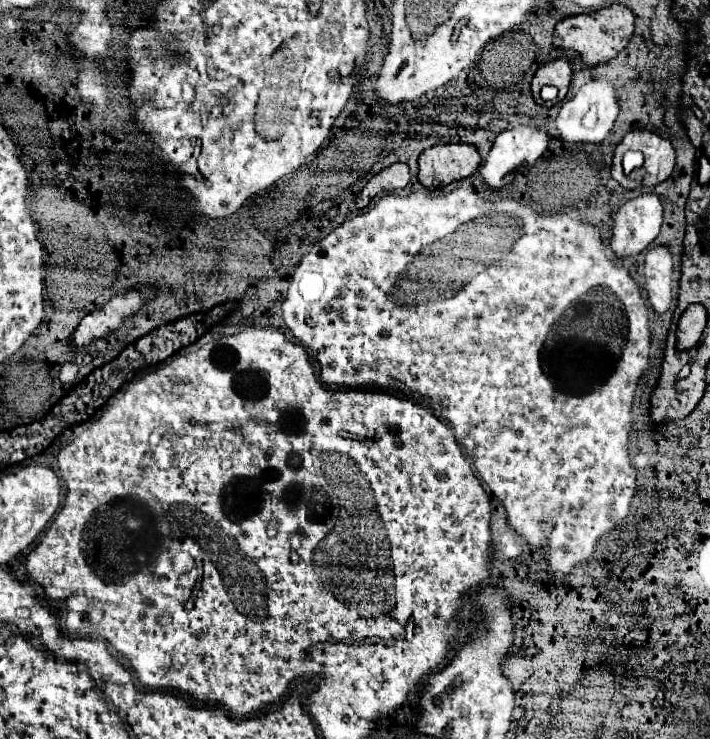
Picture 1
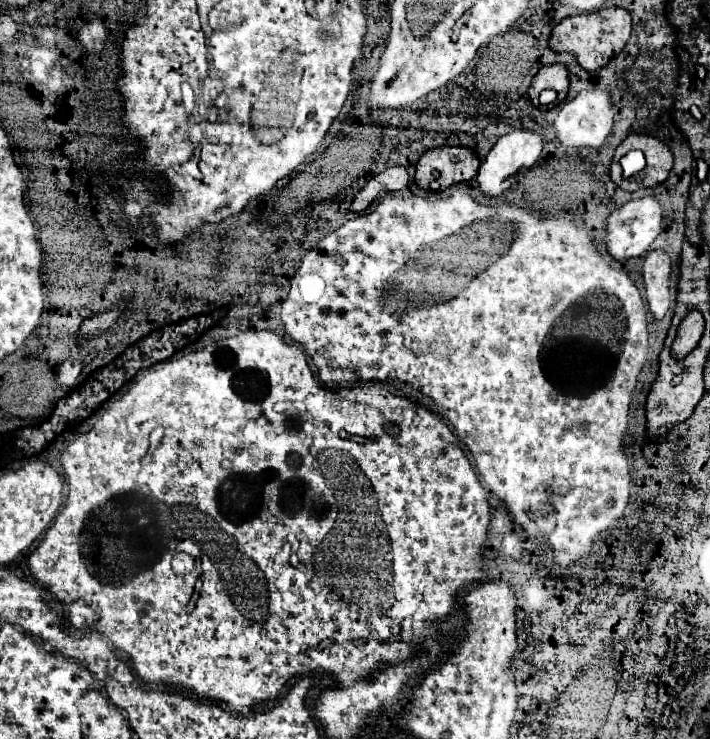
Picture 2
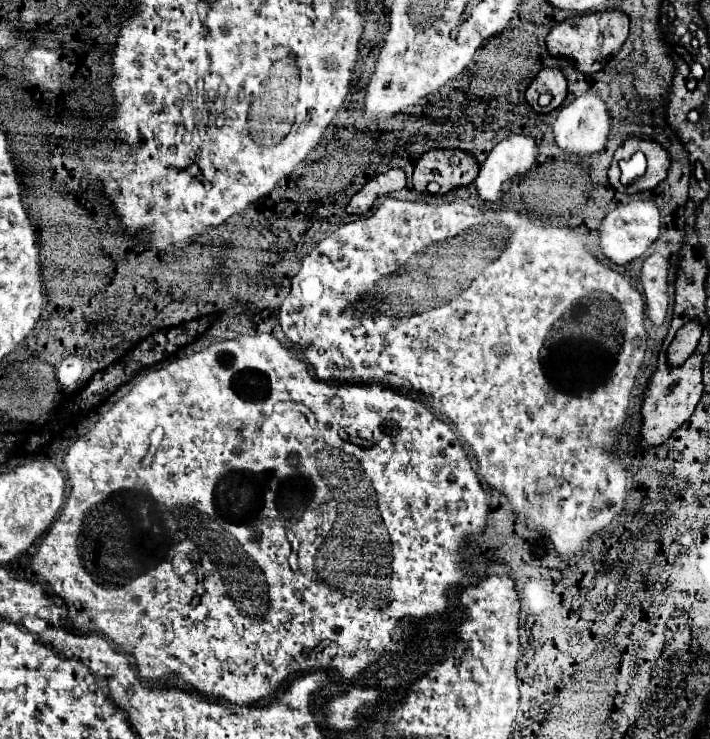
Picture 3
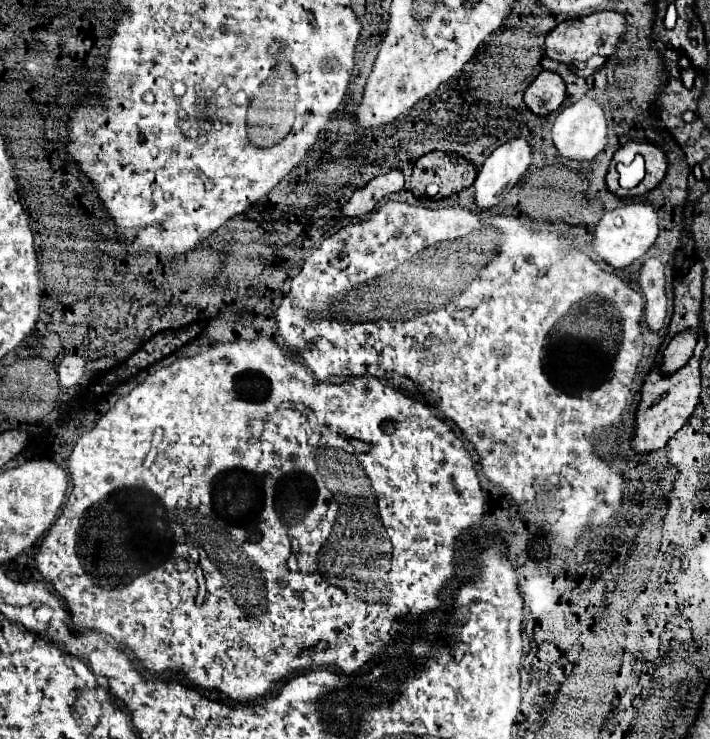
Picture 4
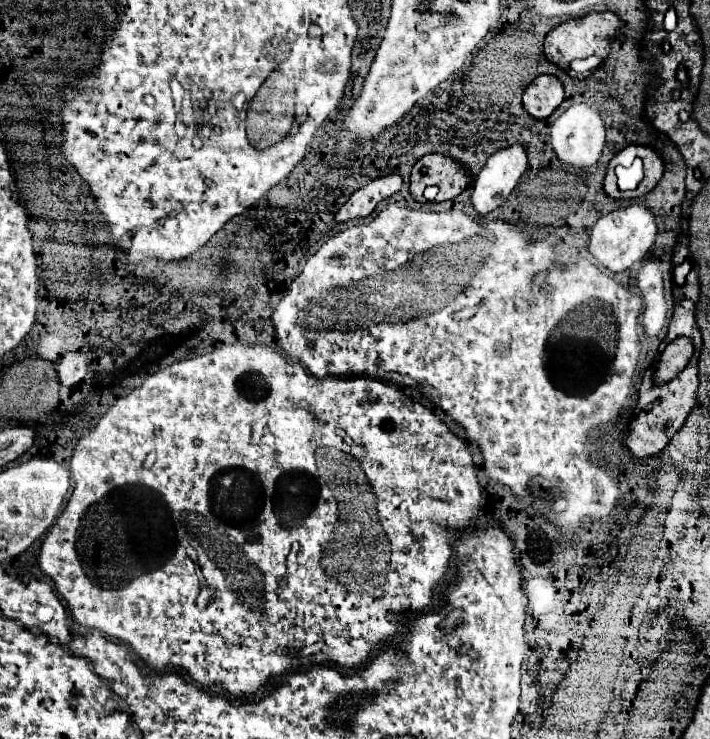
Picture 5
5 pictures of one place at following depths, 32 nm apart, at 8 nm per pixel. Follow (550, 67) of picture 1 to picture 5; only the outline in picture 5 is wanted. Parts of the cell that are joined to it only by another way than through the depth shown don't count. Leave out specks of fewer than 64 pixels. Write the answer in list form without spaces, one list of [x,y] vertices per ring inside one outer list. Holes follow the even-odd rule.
[[[540,74],[524,92],[522,104],[534,118],[548,118],[564,100],[564,86],[552,74]]]

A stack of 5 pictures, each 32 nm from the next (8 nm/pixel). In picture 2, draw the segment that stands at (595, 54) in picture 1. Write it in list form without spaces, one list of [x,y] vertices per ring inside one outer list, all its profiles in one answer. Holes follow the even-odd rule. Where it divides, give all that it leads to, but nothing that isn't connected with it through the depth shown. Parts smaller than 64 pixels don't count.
[[[612,6],[590,14],[578,14],[564,18],[560,24],[554,26],[550,48],[556,52],[574,52],[578,56],[578,62],[584,70],[594,72],[600,66],[606,66],[622,48],[626,46],[628,38],[632,34],[632,16],[628,10]]]

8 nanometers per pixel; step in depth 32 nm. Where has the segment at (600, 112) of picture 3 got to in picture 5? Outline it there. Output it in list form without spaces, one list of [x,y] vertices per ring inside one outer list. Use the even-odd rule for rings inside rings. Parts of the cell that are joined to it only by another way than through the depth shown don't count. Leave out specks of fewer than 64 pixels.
[[[578,102],[574,106],[570,106],[568,110],[564,110],[552,124],[552,132],[550,132],[552,140],[552,148],[556,152],[556,156],[570,166],[578,166],[578,168],[590,168],[592,164],[596,164],[596,160],[600,158],[604,146],[606,146],[606,124],[602,118],[602,112],[598,110],[596,104],[588,104],[588,102]]]

